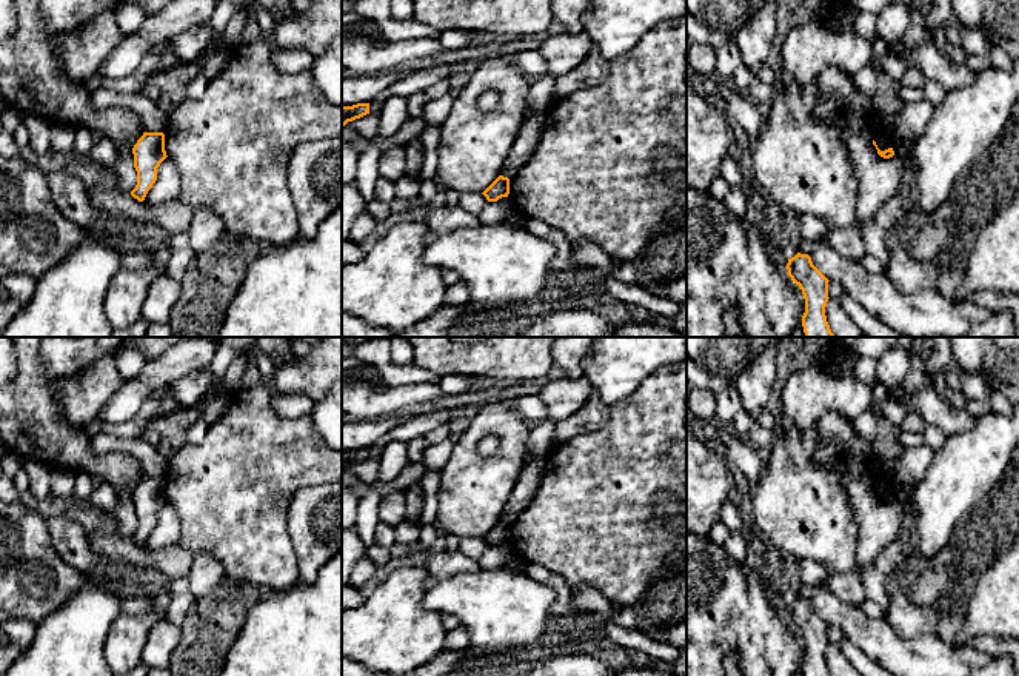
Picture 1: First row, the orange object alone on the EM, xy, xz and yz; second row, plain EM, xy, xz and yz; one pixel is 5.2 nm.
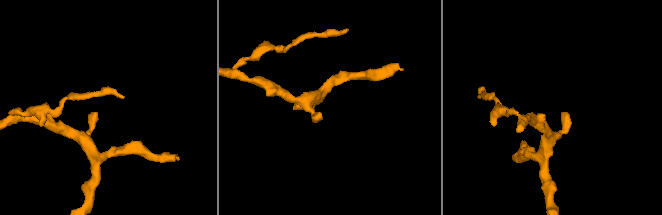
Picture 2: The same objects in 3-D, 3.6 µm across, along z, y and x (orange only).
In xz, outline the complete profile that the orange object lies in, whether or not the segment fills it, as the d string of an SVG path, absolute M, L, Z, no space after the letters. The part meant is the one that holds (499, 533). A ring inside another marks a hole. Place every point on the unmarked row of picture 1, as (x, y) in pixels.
M499 520L483 537L488 547L497 547L510 539L510 524Z

